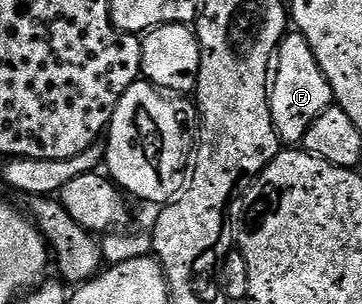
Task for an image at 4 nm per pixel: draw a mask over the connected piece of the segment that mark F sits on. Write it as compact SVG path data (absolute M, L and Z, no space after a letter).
M297 30L283 36L276 53L276 71L273 73L270 89L270 113L274 129L278 131L279 141L286 146L301 145L302 139L308 134L308 130L316 122L316 118L320 118L320 114L324 114L324 110L328 110L333 104L332 86L328 82L328 78L324 78L324 74L316 62L316 54L312 54L312 46L308 46L308 38L304 38Z

